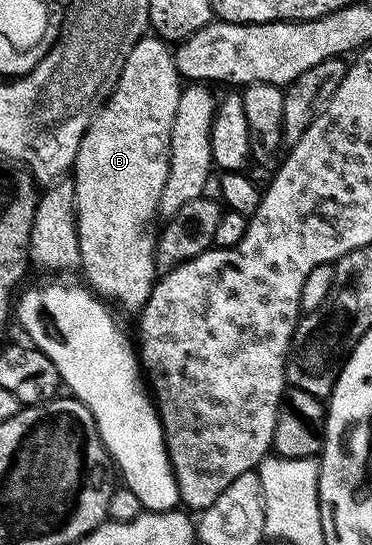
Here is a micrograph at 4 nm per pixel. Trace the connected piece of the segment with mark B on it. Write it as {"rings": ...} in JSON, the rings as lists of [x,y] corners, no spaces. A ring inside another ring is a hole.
{"rings":[[[156,35],[140,37],[135,43],[135,47],[131,47],[131,51],[123,63],[123,71],[115,83],[113,94],[105,100],[105,104],[102,105],[96,115],[94,115],[93,122],[87,127],[87,131],[79,143],[77,154],[73,160],[73,168],[71,170],[73,182],[71,182],[71,188],[73,198],[75,199],[75,207],[77,208],[77,234],[79,235],[79,251],[81,252],[80,268],[82,270],[85,269],[86,278],[84,277],[84,280],[88,282],[94,293],[100,295],[102,298],[108,299],[110,302],[118,301],[123,308],[133,309],[133,311],[140,311],[147,303],[147,299],[151,295],[154,285],[156,285],[159,280],[155,229],[152,229],[149,224],[152,223],[153,216],[158,216],[159,206],[161,204],[161,192],[167,183],[167,175],[169,174],[169,136],[171,135],[171,123],[175,123],[175,110],[179,108],[179,95],[181,94],[182,88],[183,79],[177,74],[175,59],[173,58],[173,49]]]}

